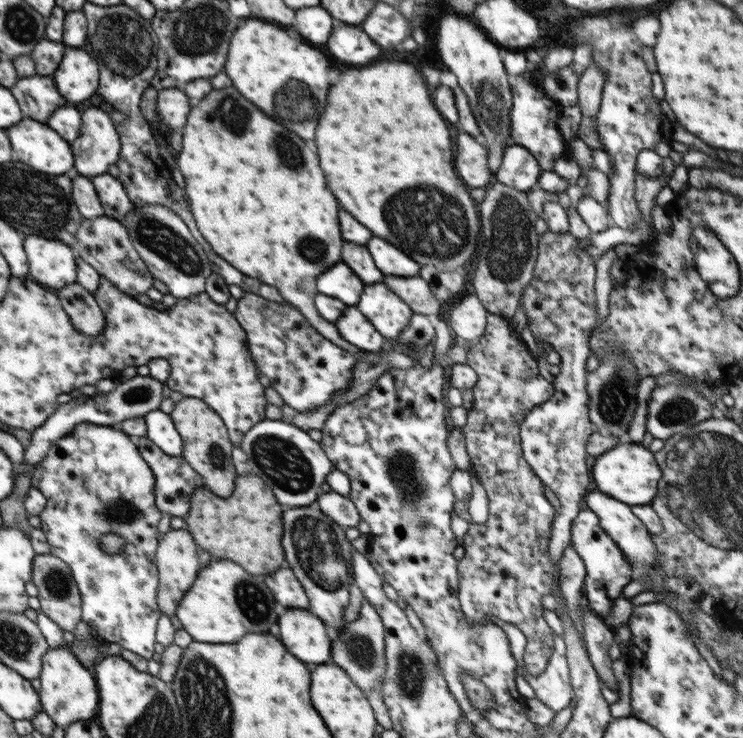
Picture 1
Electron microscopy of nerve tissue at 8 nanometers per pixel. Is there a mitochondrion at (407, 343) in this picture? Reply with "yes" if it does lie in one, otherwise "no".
yes

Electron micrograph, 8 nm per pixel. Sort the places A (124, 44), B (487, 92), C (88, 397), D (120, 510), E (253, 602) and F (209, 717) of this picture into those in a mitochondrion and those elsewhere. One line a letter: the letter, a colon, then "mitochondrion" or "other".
A: mitochondrion
B: mitochondrion
C: other
D: mitochondrion
E: mitochondrion
F: mitochondrion

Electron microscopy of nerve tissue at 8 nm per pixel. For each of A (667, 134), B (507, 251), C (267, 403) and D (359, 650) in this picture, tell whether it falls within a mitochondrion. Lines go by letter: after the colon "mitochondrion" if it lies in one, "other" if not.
A: other
B: mitochondrion
C: other
D: mitochondrion

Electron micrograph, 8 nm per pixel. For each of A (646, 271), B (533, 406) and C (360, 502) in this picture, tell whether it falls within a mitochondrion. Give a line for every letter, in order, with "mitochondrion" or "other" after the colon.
A: other
B: other
C: other

